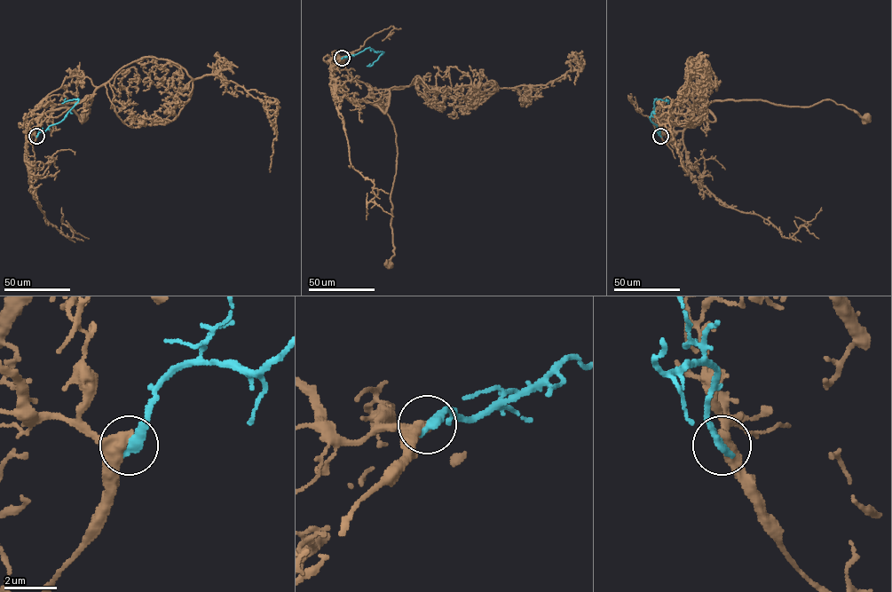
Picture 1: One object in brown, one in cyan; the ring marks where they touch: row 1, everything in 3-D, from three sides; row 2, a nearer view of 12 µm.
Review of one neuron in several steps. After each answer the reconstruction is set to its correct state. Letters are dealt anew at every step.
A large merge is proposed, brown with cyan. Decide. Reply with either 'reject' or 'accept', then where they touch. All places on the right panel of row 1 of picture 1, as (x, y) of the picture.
reject; place (660, 136)

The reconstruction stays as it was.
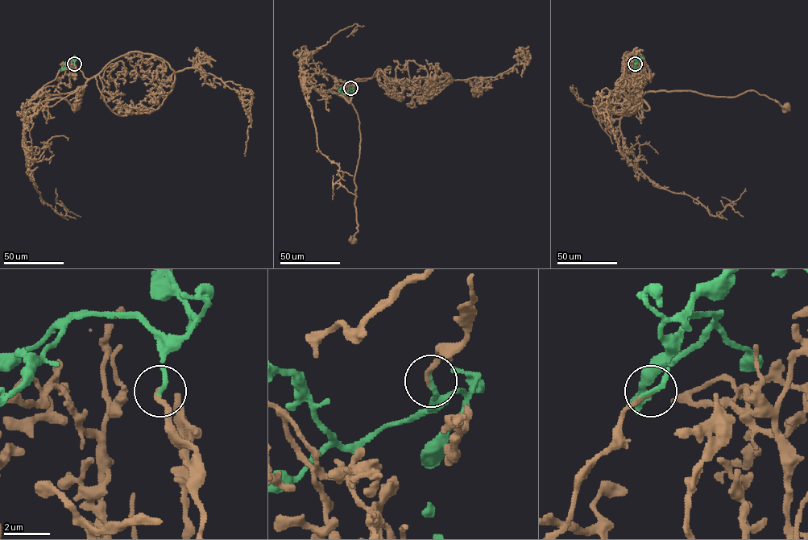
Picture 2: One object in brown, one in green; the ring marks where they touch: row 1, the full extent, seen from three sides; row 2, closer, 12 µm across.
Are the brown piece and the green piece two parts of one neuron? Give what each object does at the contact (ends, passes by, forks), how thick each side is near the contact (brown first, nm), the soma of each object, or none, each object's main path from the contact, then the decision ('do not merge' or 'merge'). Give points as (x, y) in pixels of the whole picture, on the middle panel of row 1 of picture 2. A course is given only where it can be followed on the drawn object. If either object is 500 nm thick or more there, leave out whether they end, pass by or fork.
brown ends | green ends | 200/240 nm | brown (353, 240) | green none | brown via (350, 88), (366, 79), (354, 80), (349, 102), (325, 93), (345, 98), (359, 122), (353, 240) | green via (350, 88), (346, 91), (341, 88), (338, 91) | merge

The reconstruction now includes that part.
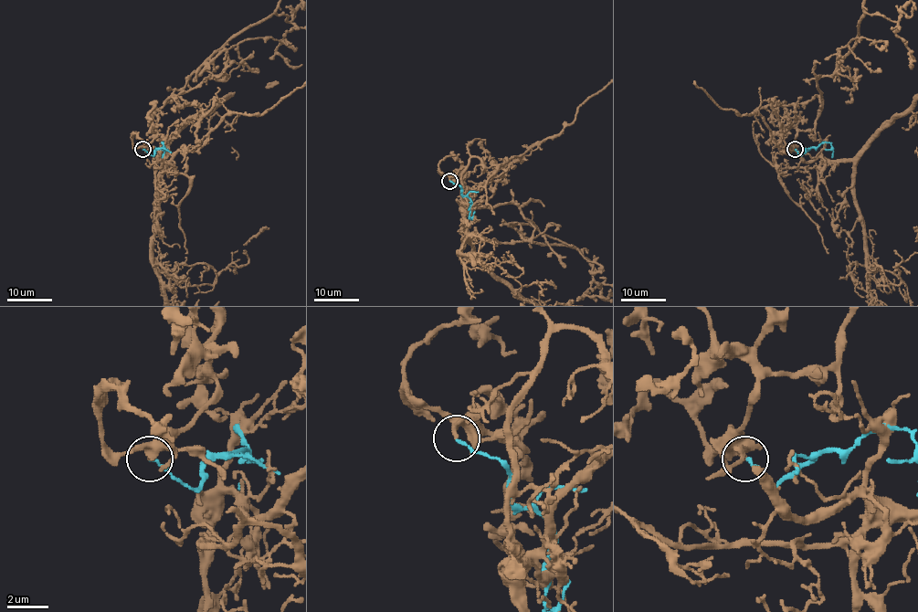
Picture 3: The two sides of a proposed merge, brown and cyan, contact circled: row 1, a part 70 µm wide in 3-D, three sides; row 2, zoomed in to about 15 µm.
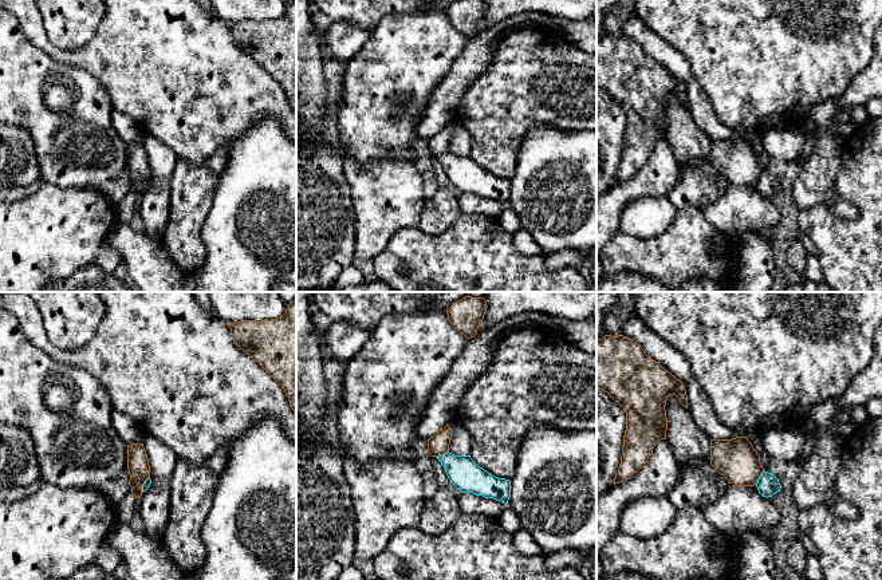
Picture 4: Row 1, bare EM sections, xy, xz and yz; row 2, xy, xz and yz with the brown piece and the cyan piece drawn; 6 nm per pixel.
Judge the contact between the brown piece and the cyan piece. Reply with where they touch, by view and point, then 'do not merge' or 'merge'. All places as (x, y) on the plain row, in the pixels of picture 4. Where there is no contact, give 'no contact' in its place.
contact yz (759, 177); do not merge

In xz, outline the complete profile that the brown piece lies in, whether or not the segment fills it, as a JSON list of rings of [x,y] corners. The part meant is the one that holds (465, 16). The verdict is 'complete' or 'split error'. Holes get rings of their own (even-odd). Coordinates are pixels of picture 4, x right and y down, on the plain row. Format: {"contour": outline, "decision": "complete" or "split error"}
{"contour": [[[458,0],[446,9],[449,23],[466,39],[477,35],[485,12],[485,0]]], "decision": "complete"}

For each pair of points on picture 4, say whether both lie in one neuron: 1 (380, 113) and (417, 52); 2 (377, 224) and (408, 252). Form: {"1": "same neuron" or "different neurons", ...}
{"1": "same neuron", "2": "different neurons"}

